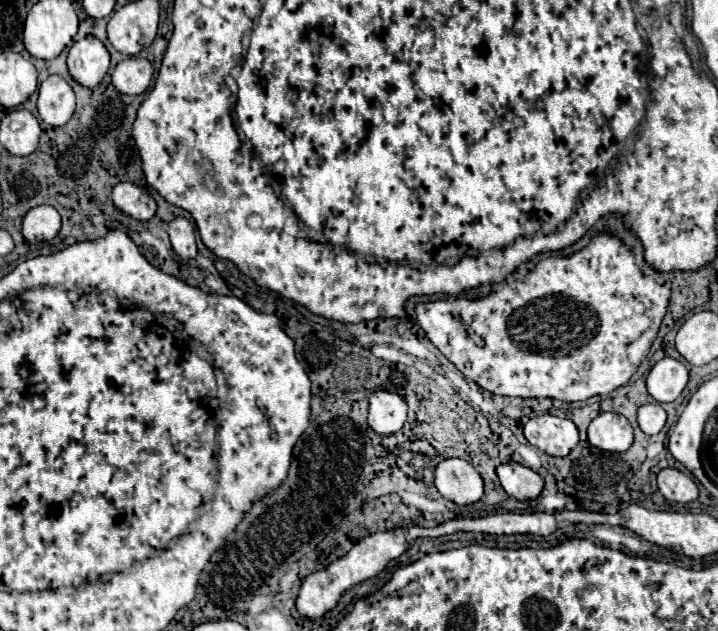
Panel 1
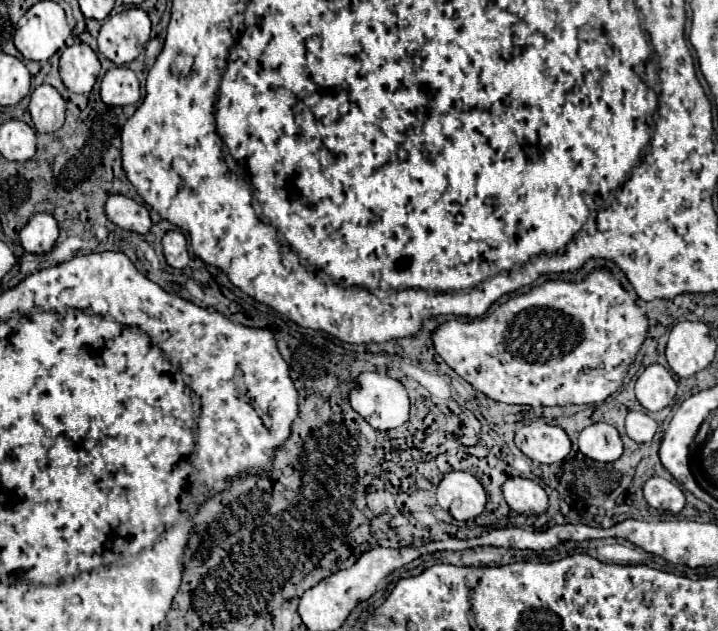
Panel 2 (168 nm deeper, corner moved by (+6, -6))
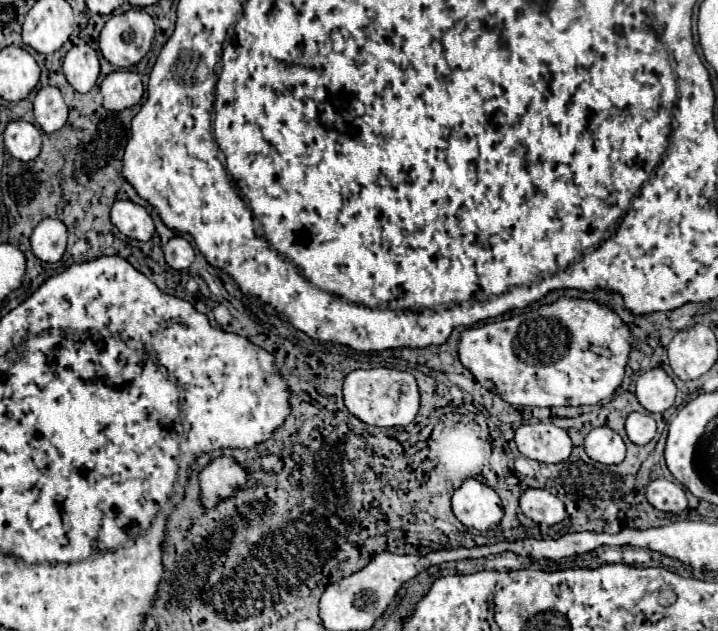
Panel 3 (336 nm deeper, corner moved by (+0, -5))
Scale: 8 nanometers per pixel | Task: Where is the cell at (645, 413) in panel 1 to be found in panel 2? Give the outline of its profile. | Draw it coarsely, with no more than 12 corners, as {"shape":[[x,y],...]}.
{"shape":[[646,413],[626,415],[626,433],[636,443],[652,441],[658,423]]}

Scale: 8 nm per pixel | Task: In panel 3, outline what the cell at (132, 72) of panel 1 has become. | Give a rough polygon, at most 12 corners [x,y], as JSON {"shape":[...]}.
{"shape":[[116,70],[100,84],[102,106],[122,112],[142,100],[136,72]]}

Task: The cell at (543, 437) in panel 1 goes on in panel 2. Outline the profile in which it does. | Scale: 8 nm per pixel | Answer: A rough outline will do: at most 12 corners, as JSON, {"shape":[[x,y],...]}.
{"shape":[[542,421],[516,431],[516,447],[538,463],[570,453],[562,427]]}

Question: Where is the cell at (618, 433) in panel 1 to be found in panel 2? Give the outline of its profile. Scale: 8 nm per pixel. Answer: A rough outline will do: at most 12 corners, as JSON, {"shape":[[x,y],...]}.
{"shape":[[608,423],[584,427],[578,445],[600,463],[622,455],[622,439]]}

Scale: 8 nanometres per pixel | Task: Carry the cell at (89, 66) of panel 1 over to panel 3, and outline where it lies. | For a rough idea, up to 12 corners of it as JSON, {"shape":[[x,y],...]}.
{"shape":[[88,44],[68,50],[64,76],[76,92],[90,92],[100,74]]}

